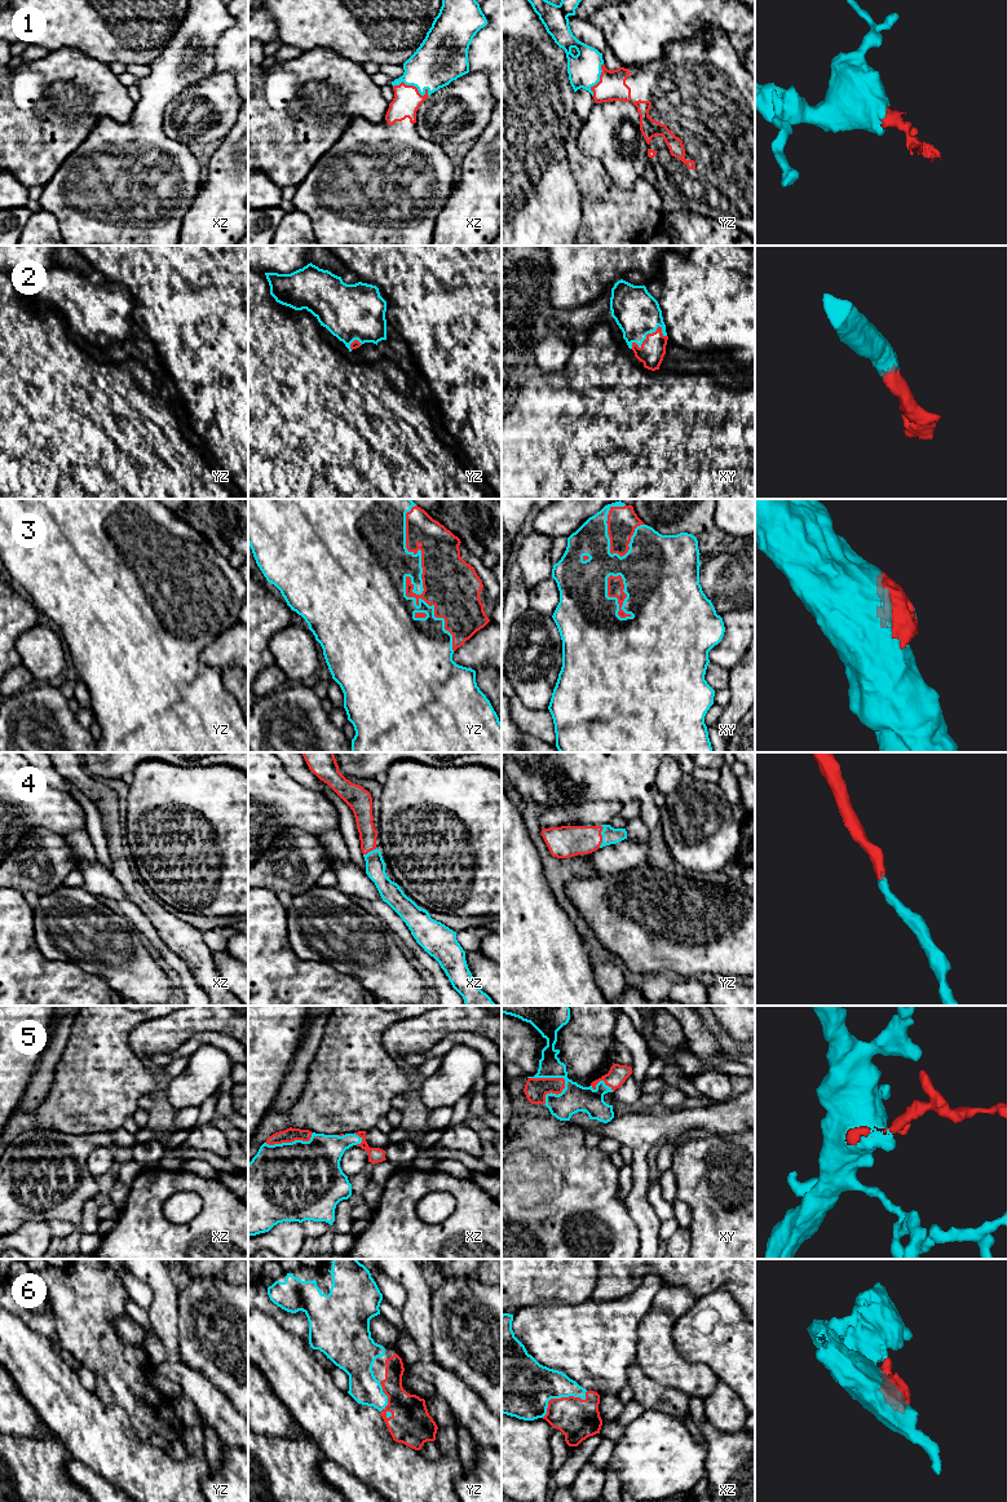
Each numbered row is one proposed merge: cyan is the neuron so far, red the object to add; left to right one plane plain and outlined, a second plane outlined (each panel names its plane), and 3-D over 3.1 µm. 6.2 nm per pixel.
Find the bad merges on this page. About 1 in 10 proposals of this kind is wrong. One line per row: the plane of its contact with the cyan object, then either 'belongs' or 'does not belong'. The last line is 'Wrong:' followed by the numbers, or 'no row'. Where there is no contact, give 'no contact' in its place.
1: xz | belongs
2: xy | belongs
3: yz | belongs
4: yz | belongs
5: xy | belongs
6: xz | belongs
Wrong: no row

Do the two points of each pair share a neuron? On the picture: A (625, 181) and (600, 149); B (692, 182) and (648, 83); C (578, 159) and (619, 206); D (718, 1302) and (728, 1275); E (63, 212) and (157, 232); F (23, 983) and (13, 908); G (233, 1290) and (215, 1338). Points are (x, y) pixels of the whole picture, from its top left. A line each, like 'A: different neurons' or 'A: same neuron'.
A: same neuron
B: same neuron
C: same neuron
D: different neurons
E: same neuron
F: same neuron
G: same neuron

